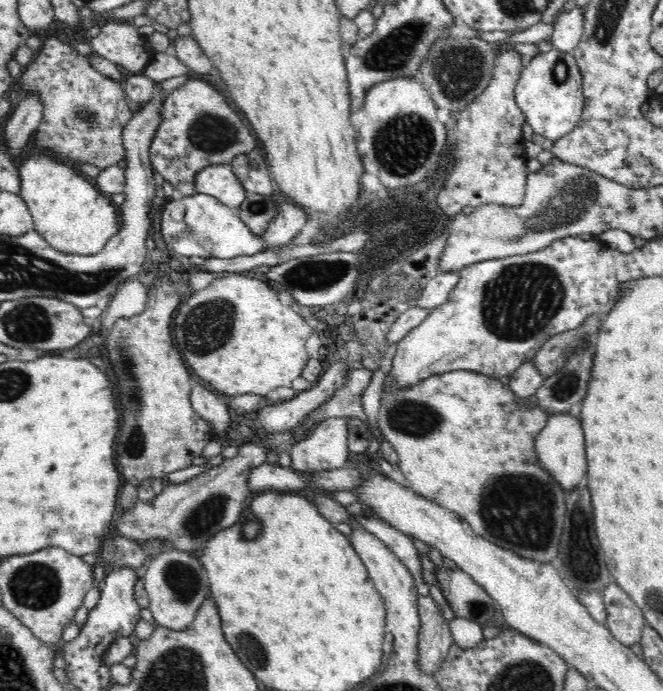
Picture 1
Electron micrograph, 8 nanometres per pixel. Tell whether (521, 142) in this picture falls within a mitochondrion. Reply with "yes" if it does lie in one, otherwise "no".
no

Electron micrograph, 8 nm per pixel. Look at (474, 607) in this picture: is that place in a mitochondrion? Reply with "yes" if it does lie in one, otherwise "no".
yes

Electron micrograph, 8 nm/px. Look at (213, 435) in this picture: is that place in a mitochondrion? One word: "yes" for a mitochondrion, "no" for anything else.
no

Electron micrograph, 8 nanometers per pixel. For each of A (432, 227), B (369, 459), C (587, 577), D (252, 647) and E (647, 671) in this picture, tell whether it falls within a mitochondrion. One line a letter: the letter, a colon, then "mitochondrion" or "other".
A: other
B: other
C: mitochondrion
D: mitochondrion
E: other

